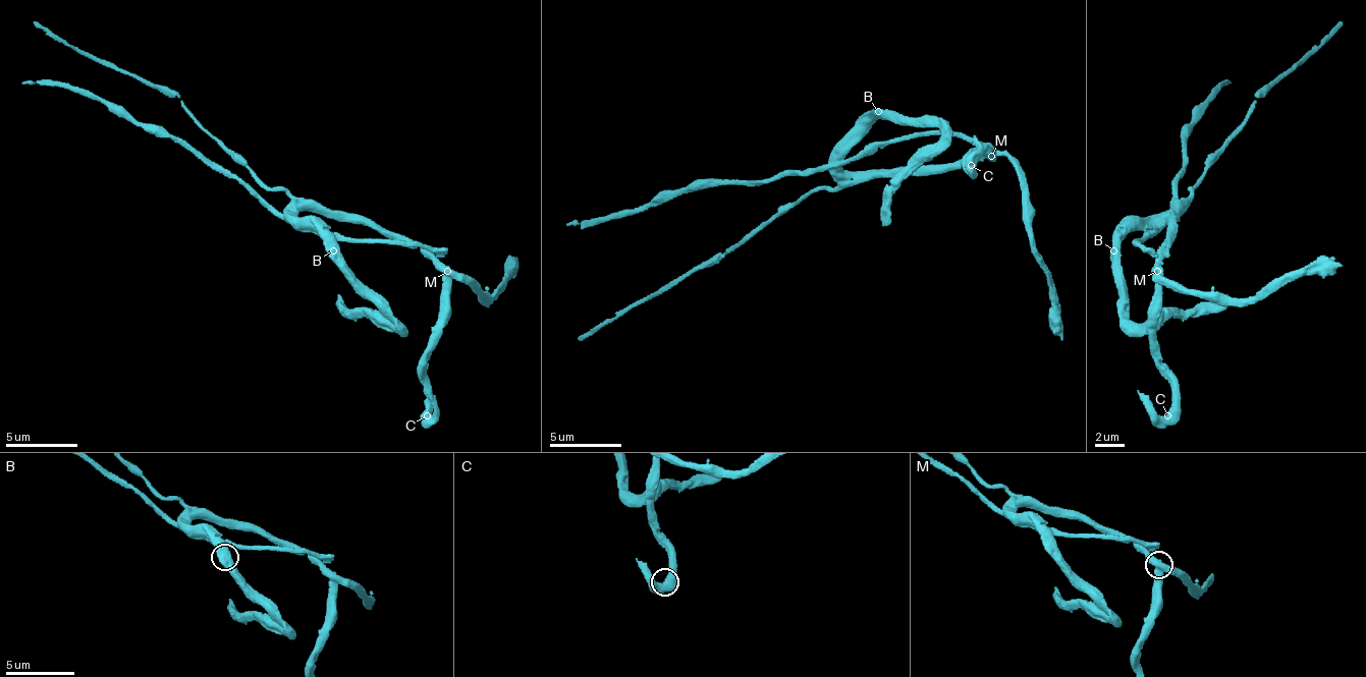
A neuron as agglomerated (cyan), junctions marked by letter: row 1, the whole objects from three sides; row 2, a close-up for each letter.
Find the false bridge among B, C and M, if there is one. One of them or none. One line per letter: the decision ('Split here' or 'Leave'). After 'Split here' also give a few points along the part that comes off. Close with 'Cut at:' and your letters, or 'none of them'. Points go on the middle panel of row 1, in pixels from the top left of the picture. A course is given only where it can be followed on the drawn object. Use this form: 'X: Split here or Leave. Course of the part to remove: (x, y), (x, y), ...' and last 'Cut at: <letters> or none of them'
B: Leave
C: Leave
M: Split here. Course of the part to remove: (992, 155), (961, 136), (910, 133), (874, 140), (824, 165), (659, 194), (615, 219), (565, 226)
Cut at: M

